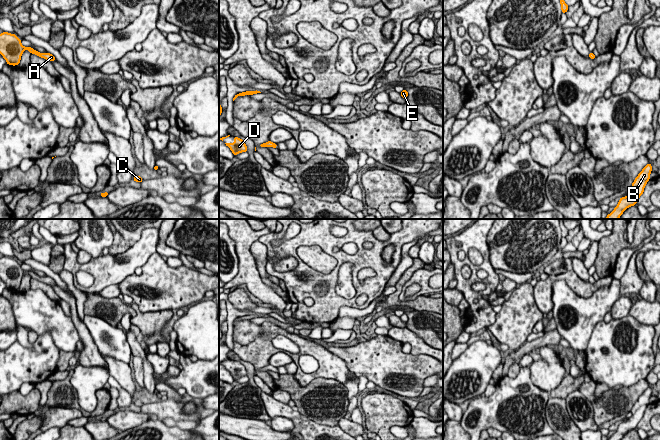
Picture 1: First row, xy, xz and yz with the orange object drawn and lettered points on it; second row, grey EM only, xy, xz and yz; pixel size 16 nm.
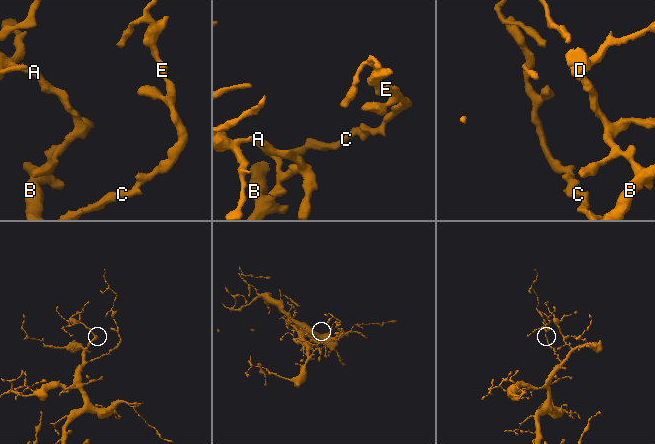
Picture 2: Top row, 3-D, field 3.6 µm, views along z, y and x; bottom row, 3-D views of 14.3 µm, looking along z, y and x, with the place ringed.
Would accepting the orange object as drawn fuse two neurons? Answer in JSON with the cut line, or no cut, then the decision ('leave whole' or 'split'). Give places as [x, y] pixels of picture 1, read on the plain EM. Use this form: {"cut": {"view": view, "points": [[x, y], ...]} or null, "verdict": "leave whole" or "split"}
{"cut": null, "verdict": "leave whole"}

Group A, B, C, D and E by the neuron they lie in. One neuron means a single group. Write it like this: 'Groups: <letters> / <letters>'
Groups: A B C D E

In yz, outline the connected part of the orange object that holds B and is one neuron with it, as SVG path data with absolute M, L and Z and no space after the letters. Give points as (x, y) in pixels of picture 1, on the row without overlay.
M648 387L632 407L631 410L632 416L628 418L626 421L621 421L619 423L617 430L607 440L621 440L627 432L637 428L638 423L643 418L644 412L650 403L651 396L652 389Z

